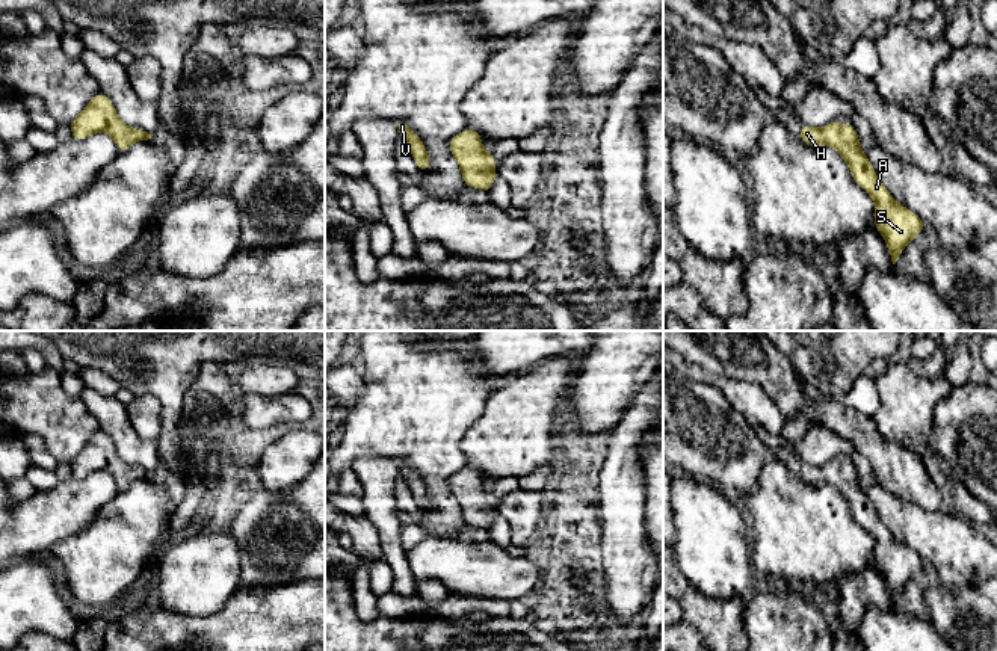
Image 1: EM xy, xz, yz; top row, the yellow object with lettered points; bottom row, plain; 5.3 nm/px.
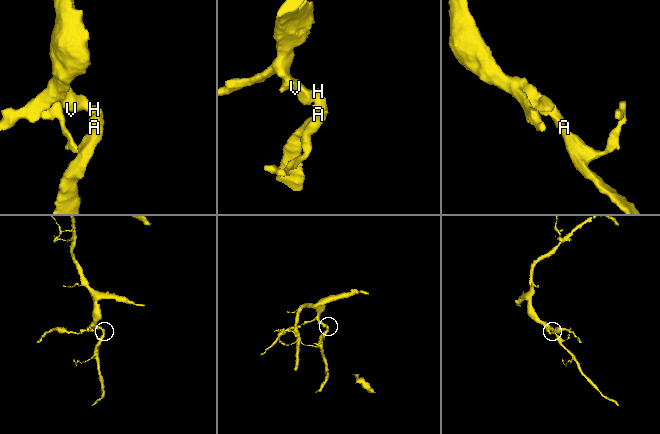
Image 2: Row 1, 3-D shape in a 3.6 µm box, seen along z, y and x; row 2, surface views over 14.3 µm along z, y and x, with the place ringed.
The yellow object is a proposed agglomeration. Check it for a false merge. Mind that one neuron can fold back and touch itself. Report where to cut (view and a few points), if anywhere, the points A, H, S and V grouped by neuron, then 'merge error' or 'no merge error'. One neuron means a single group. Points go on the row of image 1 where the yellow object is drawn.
no cut | A H S V | no merge error

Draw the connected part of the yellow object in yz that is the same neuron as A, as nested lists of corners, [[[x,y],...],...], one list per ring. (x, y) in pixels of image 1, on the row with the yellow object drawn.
[[[834,119],[823,128],[801,125],[798,136],[813,148],[828,143],[847,163],[853,181],[875,201],[875,227],[884,237],[891,261],[896,264],[903,248],[928,228],[914,211],[899,204],[881,183],[860,147],[861,139],[852,121],[849,119],[844,127],[840,125],[840,119]]]

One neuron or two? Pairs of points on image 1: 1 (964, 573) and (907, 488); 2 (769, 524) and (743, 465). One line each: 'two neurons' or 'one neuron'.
1: two neurons
2: two neurons

